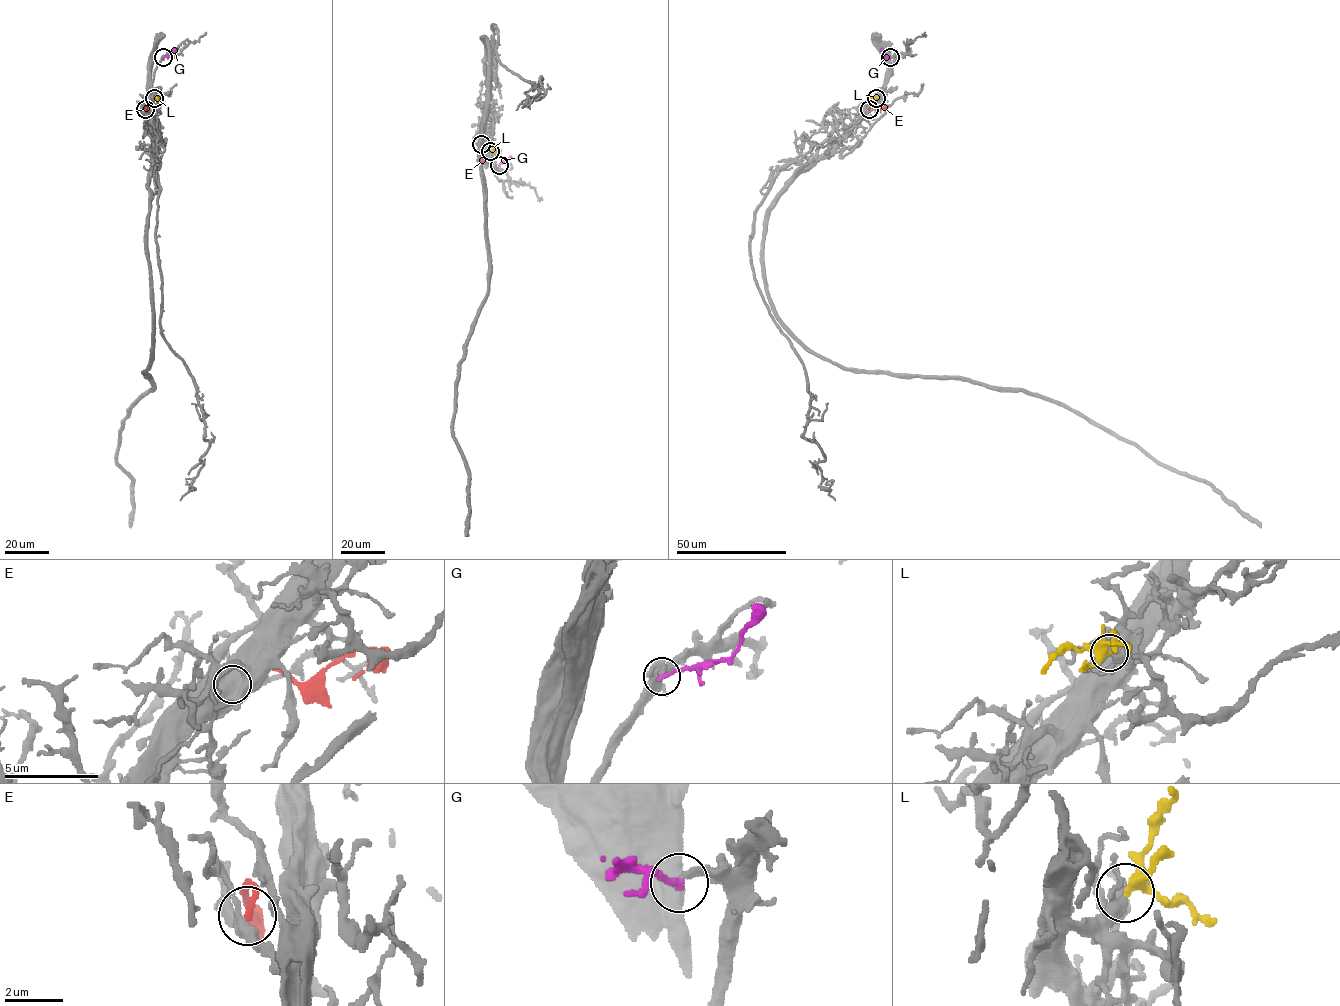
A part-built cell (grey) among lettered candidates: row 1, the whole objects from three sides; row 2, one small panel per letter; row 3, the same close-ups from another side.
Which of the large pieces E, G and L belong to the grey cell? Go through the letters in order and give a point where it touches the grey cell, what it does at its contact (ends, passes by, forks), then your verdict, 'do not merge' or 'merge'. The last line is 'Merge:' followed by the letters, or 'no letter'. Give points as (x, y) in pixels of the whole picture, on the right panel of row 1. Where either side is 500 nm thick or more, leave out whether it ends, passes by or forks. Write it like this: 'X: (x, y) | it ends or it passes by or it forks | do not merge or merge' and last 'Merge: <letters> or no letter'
E: (869, 109) | it ends | do not merge
G: (890, 57) | it ends | do not merge
L: (876, 98) | it forks | merge
Merge: L

